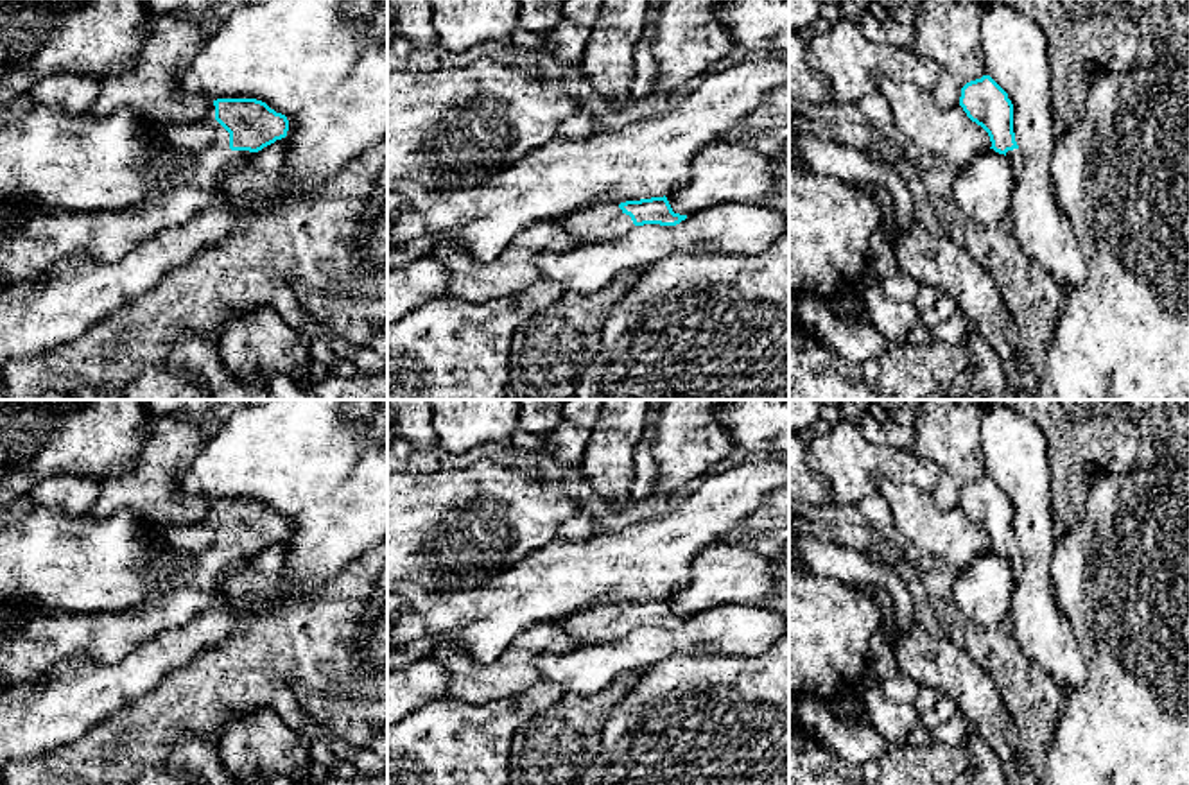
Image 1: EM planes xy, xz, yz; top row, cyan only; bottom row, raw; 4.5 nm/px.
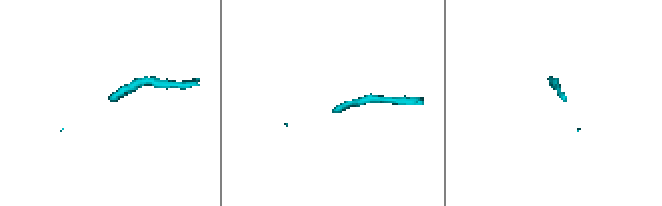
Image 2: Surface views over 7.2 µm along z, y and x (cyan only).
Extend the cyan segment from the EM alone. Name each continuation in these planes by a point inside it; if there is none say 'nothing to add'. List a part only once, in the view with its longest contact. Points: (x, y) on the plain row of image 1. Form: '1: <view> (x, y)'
1: xy (196, 556)

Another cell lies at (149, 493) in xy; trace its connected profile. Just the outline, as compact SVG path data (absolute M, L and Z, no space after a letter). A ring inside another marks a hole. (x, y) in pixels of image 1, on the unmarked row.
M158 416L135 466L106 480L91 513L109 516L120 509L156 523L197 523L213 502L204 495L183 493L181 477L212 436L212 418Z

